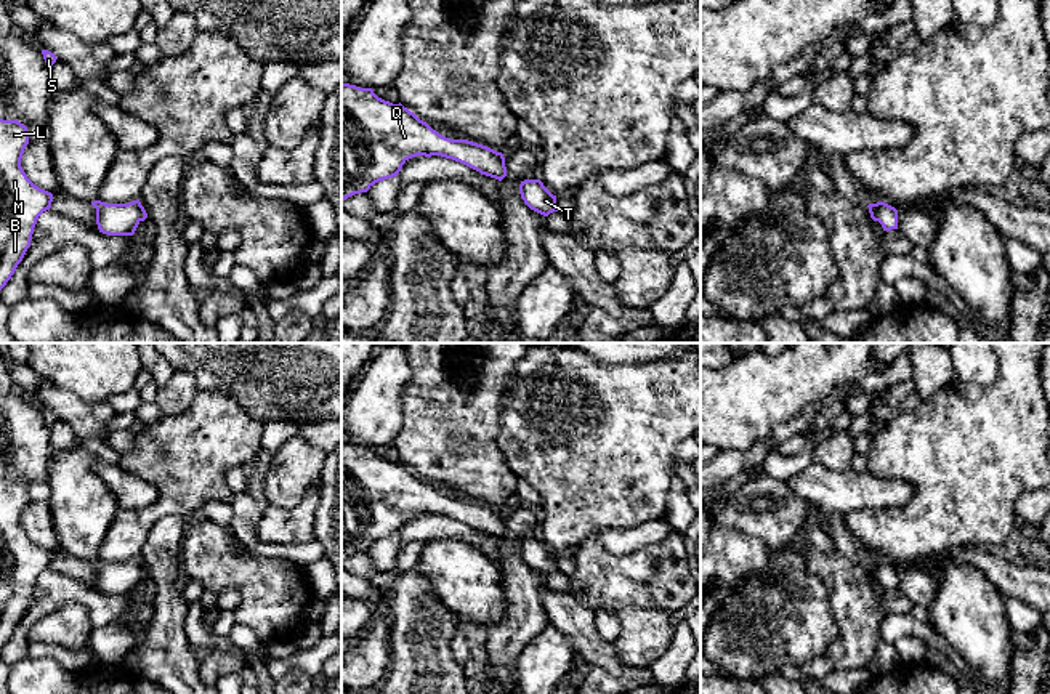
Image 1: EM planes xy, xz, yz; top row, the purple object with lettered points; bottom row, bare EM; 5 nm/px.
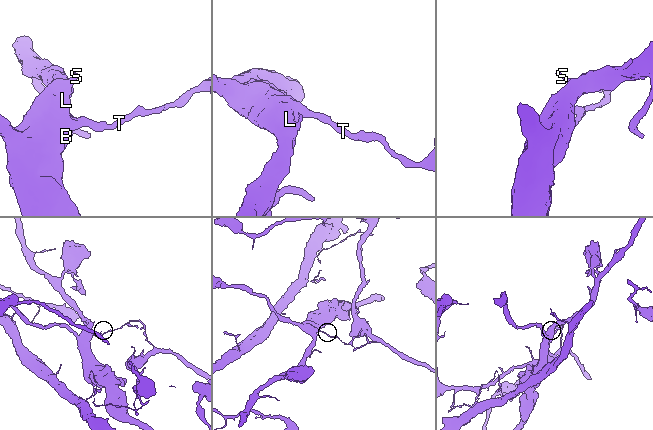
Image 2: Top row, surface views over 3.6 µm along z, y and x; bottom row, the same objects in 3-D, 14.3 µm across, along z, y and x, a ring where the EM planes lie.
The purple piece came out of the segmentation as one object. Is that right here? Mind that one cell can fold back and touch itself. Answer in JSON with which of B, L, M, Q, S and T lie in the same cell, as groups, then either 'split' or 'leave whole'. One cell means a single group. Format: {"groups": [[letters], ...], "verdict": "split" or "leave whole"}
{"groups": [["B", "L", "M", "Q", "S"], ["T"]], "verdict": "split"}

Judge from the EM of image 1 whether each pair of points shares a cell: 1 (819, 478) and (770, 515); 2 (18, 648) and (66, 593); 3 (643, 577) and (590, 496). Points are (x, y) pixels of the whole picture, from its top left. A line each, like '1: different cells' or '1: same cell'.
1: different cells
2: same cell
3: different cells

